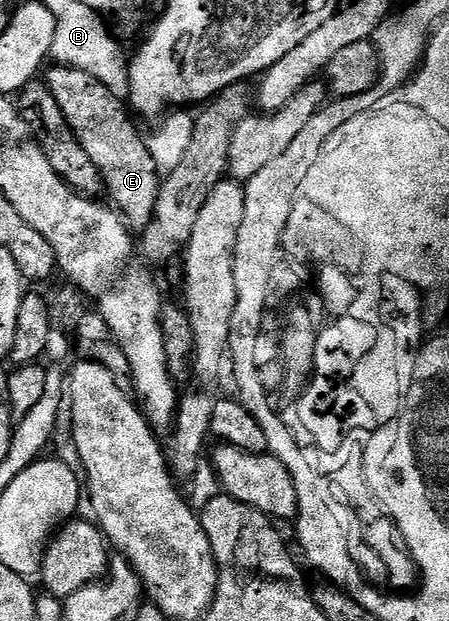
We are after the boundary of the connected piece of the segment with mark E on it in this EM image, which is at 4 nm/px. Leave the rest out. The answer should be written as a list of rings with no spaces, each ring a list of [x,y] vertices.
[[[61,66],[50,68],[46,77],[50,94],[54,94],[54,102],[62,106],[62,114],[66,114],[66,122],[70,130],[74,130],[78,142],[82,142],[82,150],[86,150],[90,162],[98,166],[115,211],[120,213],[129,229],[147,228],[160,197],[162,173],[150,154],[147,139],[143,135],[140,137],[132,121],[133,113],[126,107],[125,101],[115,97],[102,81],[86,70]]]

